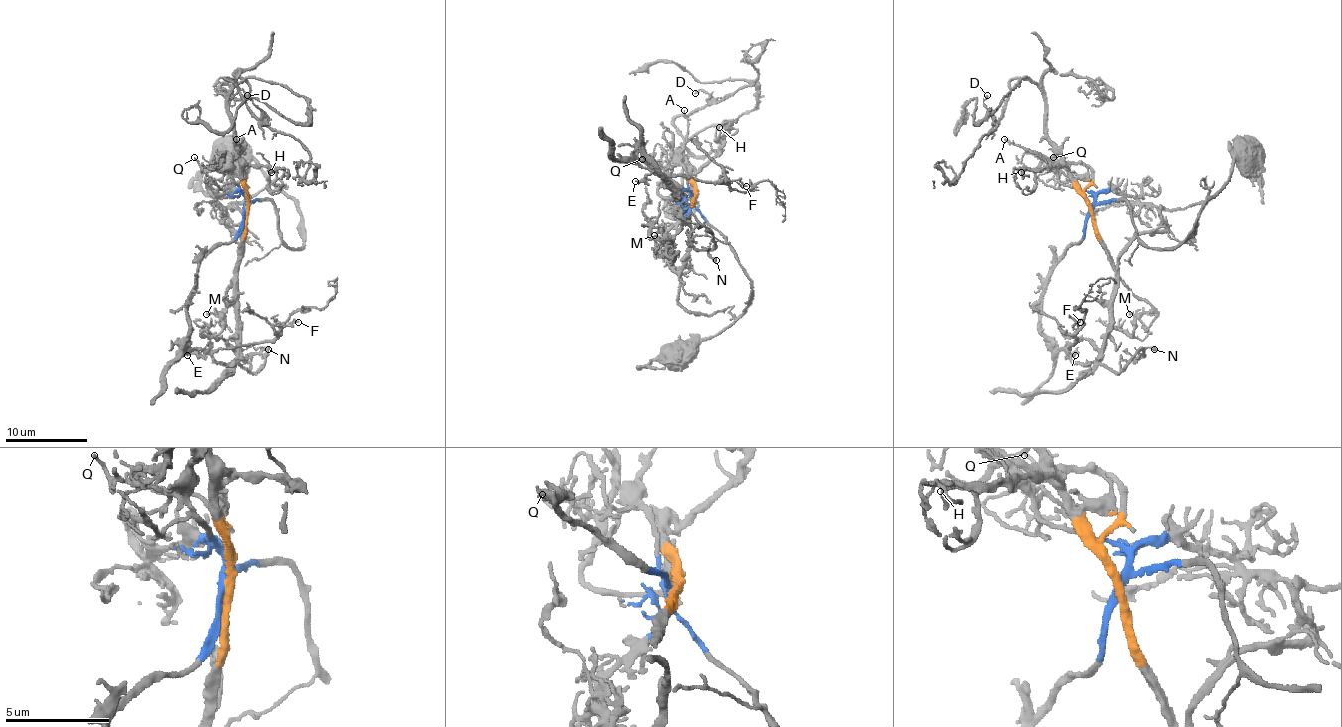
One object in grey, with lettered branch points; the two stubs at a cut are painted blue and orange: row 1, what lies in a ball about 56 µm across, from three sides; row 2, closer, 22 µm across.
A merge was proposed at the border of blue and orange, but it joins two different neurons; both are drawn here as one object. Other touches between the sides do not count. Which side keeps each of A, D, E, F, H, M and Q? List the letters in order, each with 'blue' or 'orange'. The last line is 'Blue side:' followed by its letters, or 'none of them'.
A: blue
D: orange
E: blue
F: blue
H: orange
M: orange
Q: orange
Blue side: A, E, F

